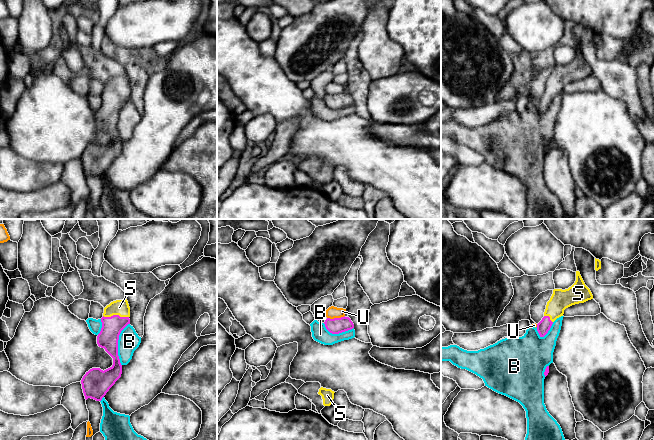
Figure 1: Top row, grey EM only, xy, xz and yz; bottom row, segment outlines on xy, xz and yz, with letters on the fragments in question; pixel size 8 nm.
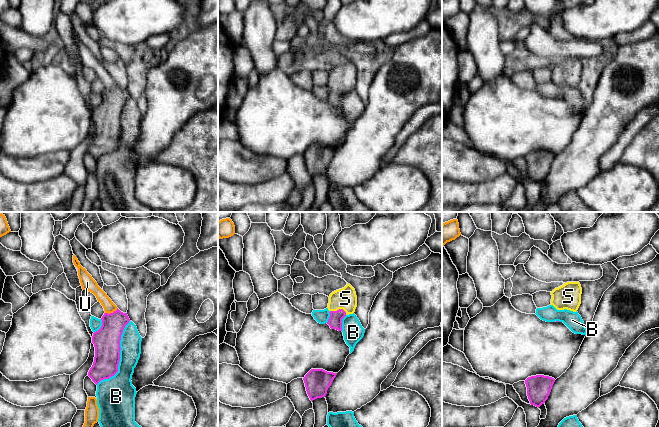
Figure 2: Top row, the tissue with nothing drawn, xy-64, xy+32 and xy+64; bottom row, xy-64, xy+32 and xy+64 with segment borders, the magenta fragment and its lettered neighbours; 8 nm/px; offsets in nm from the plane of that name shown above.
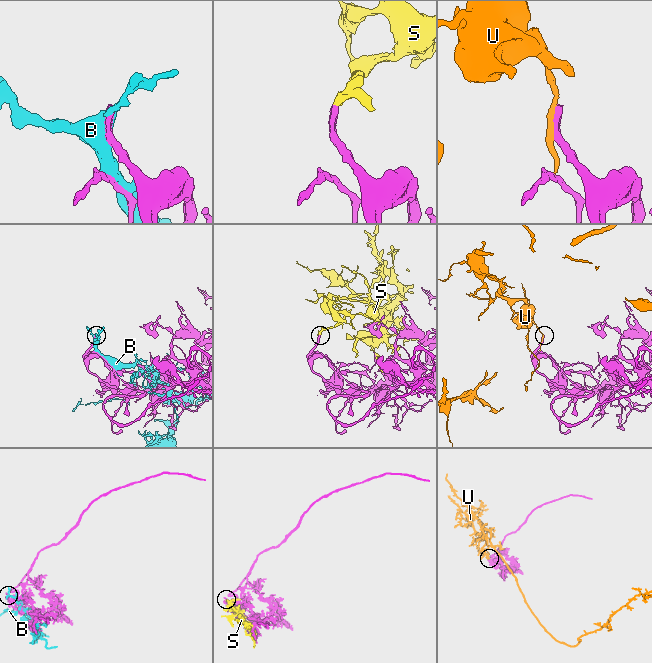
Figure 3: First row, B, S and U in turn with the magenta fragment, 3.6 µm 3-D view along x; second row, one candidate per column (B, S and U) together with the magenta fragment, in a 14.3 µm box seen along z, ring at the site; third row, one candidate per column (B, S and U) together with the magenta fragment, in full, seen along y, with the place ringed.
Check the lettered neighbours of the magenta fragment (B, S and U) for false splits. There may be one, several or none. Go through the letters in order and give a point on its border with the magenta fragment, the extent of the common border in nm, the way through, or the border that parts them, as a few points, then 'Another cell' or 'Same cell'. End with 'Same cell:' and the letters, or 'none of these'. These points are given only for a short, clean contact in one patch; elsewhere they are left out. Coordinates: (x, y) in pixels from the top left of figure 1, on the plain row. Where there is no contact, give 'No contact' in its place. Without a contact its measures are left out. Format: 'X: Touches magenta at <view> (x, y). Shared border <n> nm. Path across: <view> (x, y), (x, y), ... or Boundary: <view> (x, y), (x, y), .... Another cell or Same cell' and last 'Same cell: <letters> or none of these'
B: Touches magenta at xy (117, 120). Shared border 360 nm. Another cell
S: Touches magenta at xy (116, 91). Shared border 200 nm. Path across: xy (108, 113), (116, 91), (119, 83). Same cell
U: Touches magenta at xz (335, 94). Shared border 150 nm. Another cell
Same cell: S

